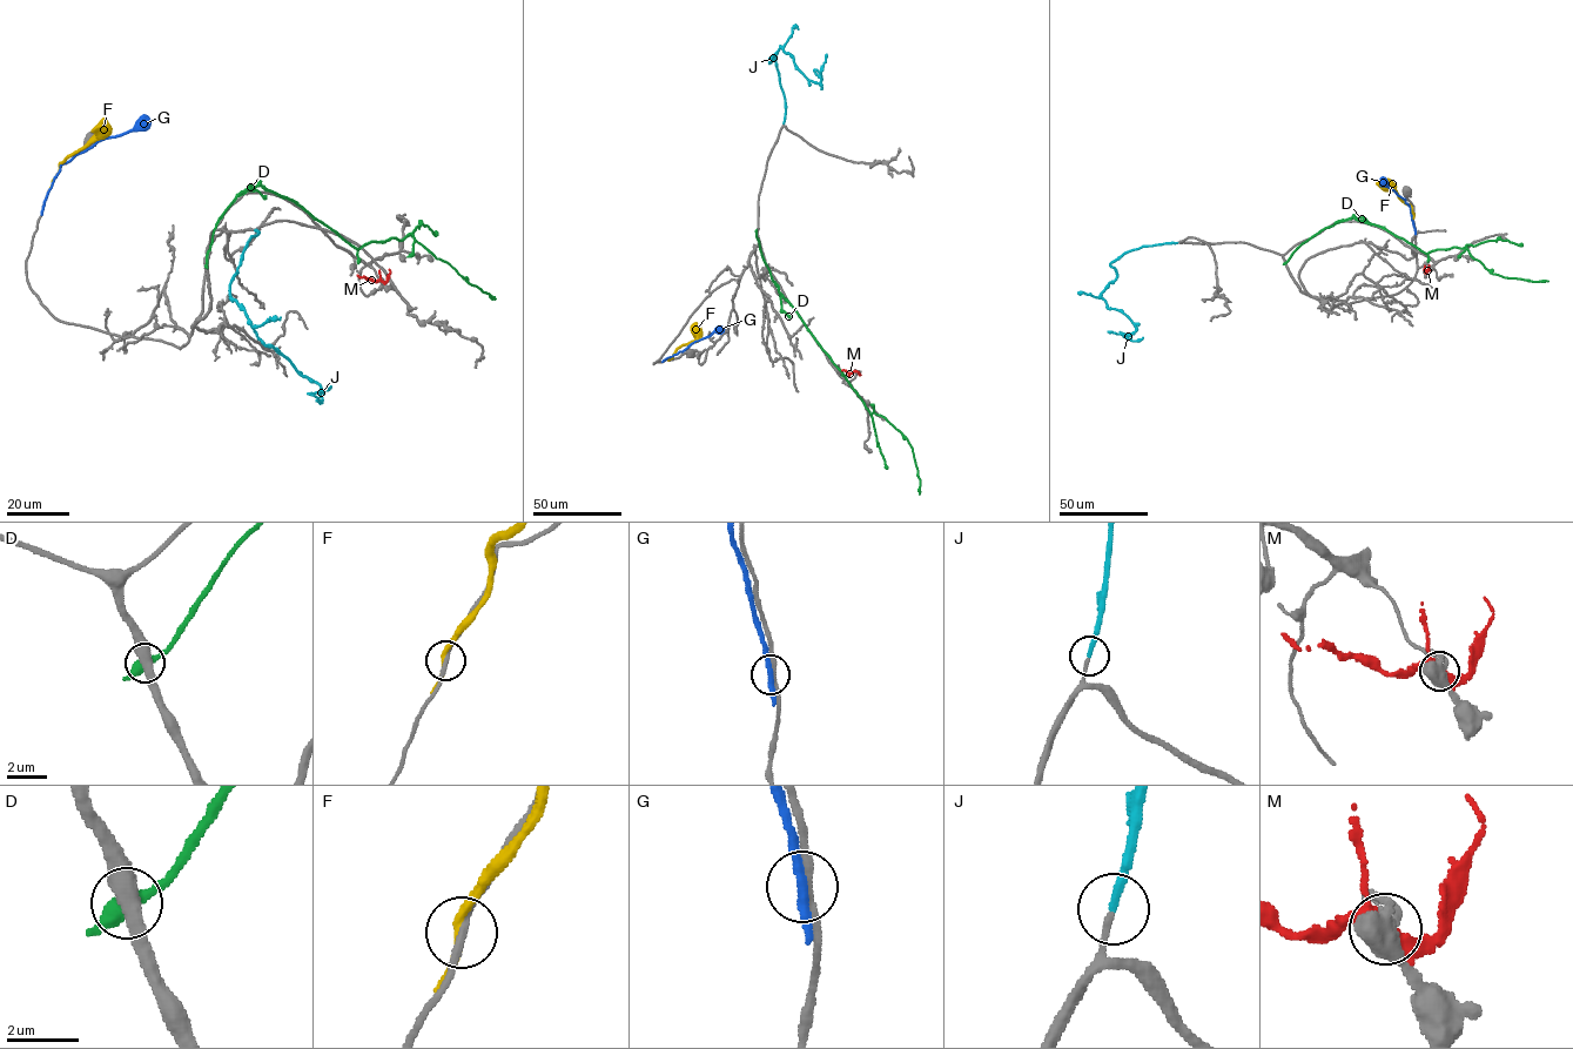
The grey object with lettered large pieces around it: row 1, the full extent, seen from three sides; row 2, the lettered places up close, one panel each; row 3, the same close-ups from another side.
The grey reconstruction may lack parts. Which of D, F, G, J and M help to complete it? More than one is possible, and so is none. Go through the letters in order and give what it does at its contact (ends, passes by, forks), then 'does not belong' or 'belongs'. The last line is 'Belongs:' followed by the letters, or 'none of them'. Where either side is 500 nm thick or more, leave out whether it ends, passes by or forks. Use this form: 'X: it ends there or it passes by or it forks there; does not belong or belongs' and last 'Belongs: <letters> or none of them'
D: it passes by; does not belong
F: it passes by; does not belong
G: it passes by; does not belong
J: it ends there; belongs
M: does not belong
Belongs: J

